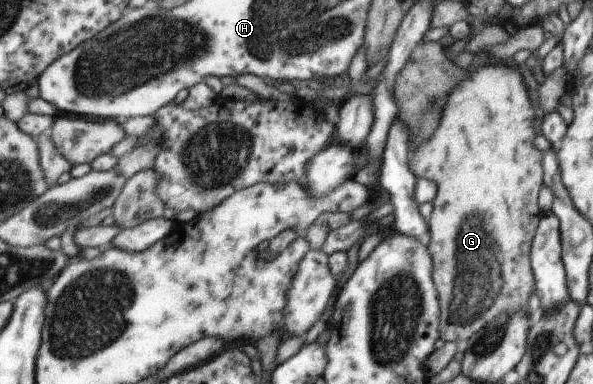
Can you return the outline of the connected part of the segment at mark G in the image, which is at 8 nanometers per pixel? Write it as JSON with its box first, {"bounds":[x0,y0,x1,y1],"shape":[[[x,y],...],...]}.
{"bounds":[408,64,543,342],"shape":[[[483,64],[479,67],[477,72],[461,82],[457,88],[451,88],[439,118],[439,126],[435,128],[435,132],[427,138],[427,142],[423,142],[421,146],[412,148],[408,152],[409,168],[413,172],[416,179],[427,179],[435,182],[437,192],[435,198],[432,200],[433,210],[428,222],[429,240],[428,249],[431,251],[431,256],[434,258],[434,282],[437,284],[439,290],[439,298],[442,302],[442,321],[439,322],[442,330],[442,338],[445,342],[457,342],[468,340],[473,337],[478,330],[483,329],[483,326],[493,322],[499,314],[515,314],[519,310],[523,310],[523,306],[527,304],[531,292],[535,290],[535,280],[533,280],[533,244],[535,230],[538,230],[538,225],[541,224],[539,220],[539,202],[538,197],[541,196],[543,187],[543,168],[541,168],[541,152],[533,146],[533,138],[537,137],[535,130],[533,130],[533,108],[527,96],[527,90],[523,86],[521,80],[521,72],[515,70],[520,67],[505,68],[507,65]]]}

